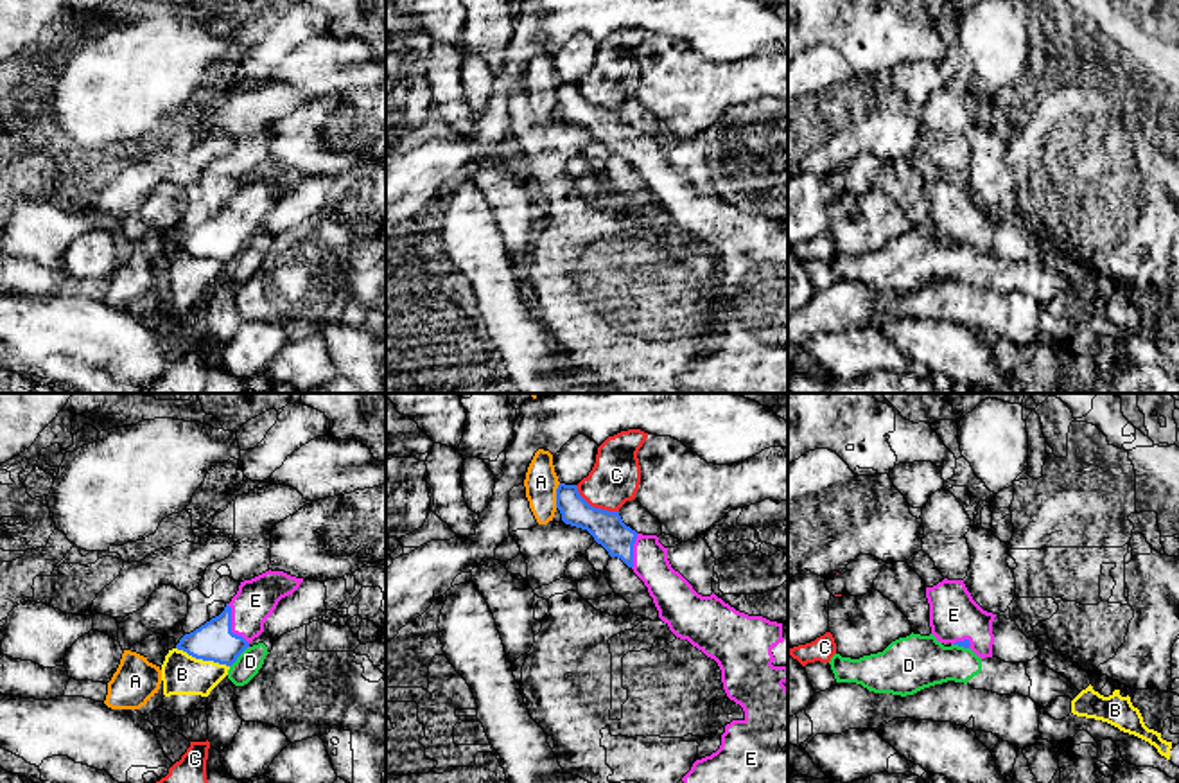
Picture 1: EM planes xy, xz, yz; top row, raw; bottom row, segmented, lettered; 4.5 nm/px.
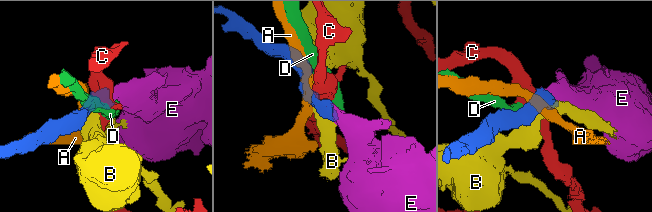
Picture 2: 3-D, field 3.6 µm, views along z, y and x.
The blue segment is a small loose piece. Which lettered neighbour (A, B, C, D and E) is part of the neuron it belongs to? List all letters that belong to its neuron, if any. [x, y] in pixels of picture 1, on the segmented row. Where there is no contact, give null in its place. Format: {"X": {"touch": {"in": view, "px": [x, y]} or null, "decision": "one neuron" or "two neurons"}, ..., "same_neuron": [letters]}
{"A": {"touch": {"in": "xz", "px": [557, 496]}, "decision": "two neurons"}, "B": {"touch": {"in": "xy", "px": [203, 659]}, "decision": "two neurons"}, "C": {"touch": {"in": "xz", "px": [593, 507]}, "decision": "two neurons"}, "D": {"touch": {"in": "xy", "px": [237, 656]}, "decision": "two neurons"}, "E": {"touch": {"in": "xy", "px": [230, 627]}, "decision": "one neuron"}, "same_neuron": ["E"]}

